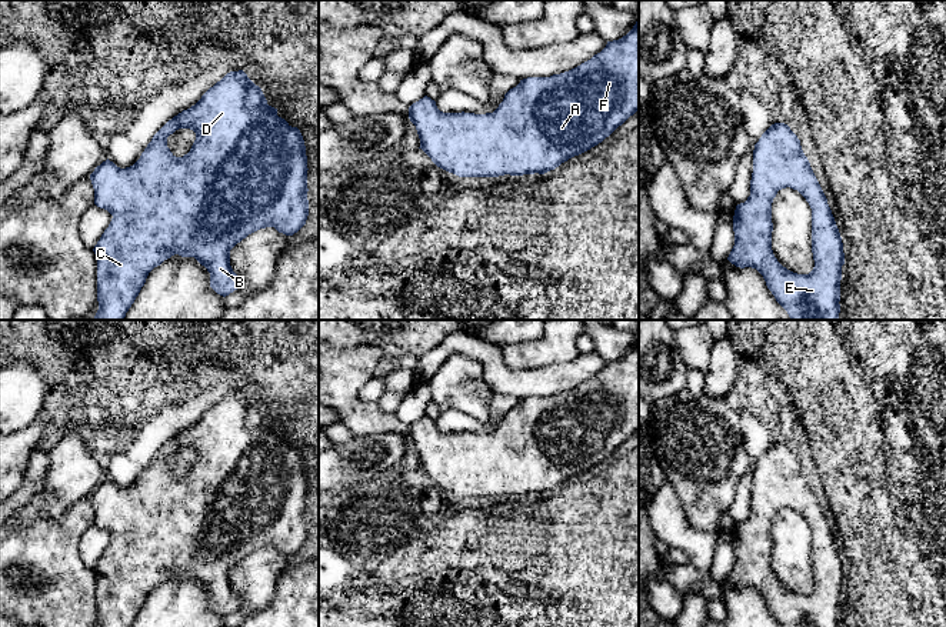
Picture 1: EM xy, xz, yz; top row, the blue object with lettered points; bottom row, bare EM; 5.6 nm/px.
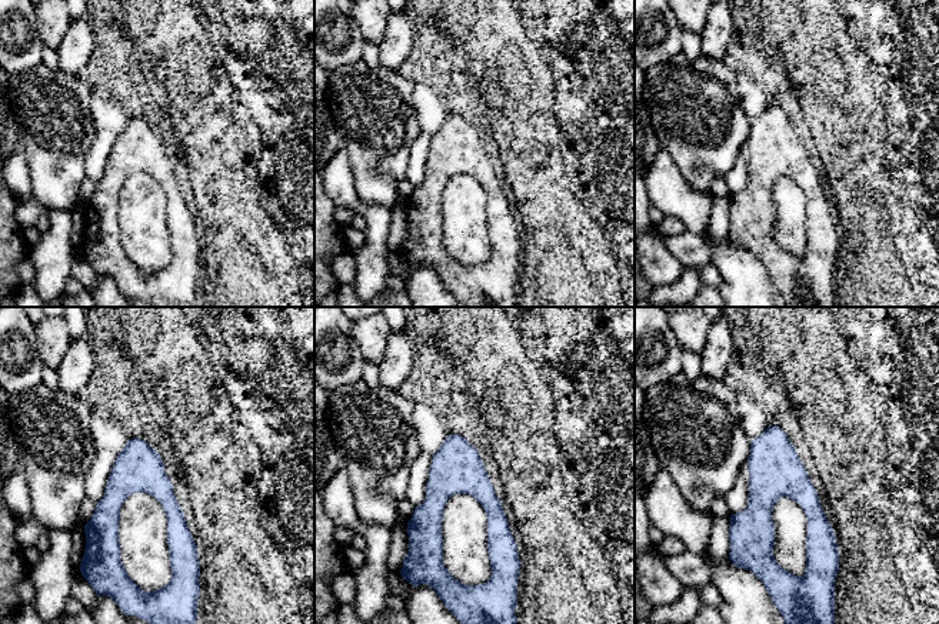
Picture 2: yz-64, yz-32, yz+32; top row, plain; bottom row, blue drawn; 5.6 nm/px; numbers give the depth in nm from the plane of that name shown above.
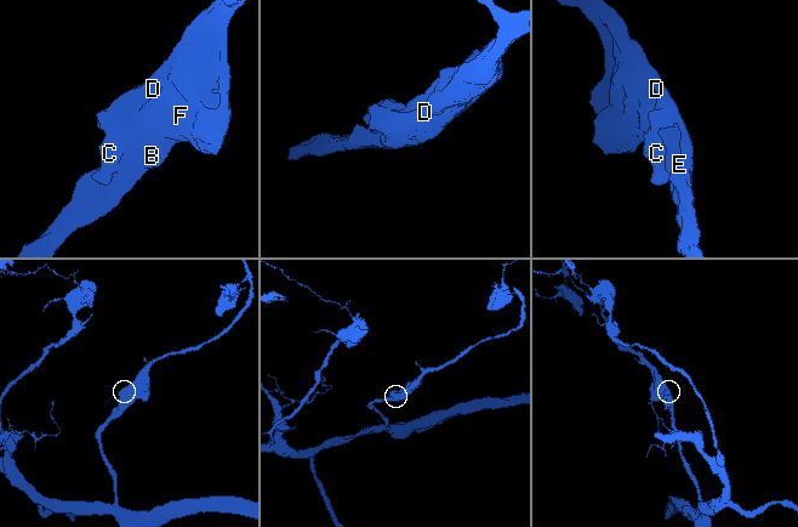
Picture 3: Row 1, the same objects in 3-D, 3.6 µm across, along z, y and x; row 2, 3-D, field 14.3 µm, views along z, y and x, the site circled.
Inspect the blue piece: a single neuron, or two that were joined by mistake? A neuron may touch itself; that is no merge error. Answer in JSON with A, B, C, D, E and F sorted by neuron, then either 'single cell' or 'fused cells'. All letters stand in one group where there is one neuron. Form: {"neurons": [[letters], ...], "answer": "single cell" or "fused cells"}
{"neurons": [["A", "B", "C", "D", "E", "F"]], "answer": "single cell"}

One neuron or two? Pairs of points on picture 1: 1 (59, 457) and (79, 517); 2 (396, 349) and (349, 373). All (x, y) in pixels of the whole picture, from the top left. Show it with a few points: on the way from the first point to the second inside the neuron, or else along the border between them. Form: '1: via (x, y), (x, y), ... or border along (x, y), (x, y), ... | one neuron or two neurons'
1: border along (89, 496), (80, 497), (60, 519), (43, 517) | two neurons
2: border along (352, 346), (377, 346), (385, 353) | two neurons

